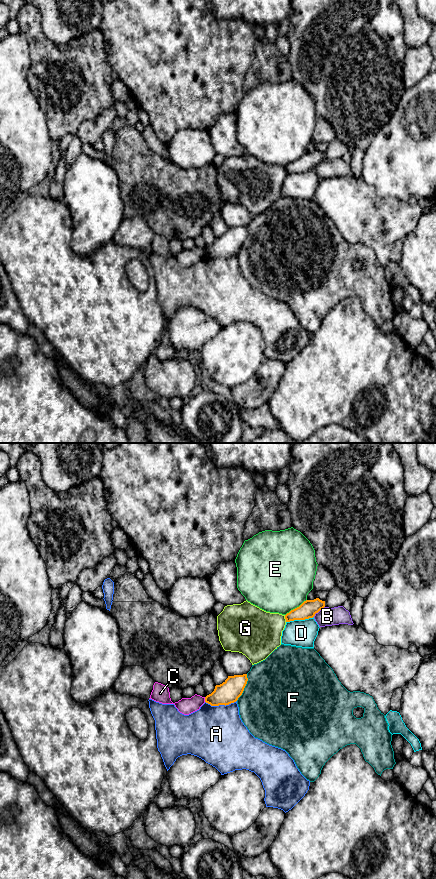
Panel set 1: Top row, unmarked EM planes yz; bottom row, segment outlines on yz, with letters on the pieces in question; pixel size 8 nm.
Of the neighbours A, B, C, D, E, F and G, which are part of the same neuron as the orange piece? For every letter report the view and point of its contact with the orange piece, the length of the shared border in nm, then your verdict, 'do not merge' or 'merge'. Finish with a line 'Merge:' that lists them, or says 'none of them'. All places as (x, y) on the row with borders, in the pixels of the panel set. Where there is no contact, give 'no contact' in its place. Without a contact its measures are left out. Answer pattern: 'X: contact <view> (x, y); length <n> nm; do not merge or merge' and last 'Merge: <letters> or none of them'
A: contact yz (220, 704); length 260 nm; do not merge
B: contact yz (318, 611); length 130 nm; do not merge
C: contact yz (205, 699); length 40 nm; do not merge
D: contact yz (299, 619); length 220 nm; do not merge
E: contact yz (295, 608); length 220 nm; do not merge
F: contact yz (244, 687); length 240 nm; do not merge
G: contact yz (285, 618); length 60 nm; do not merge
Merge: none of them

